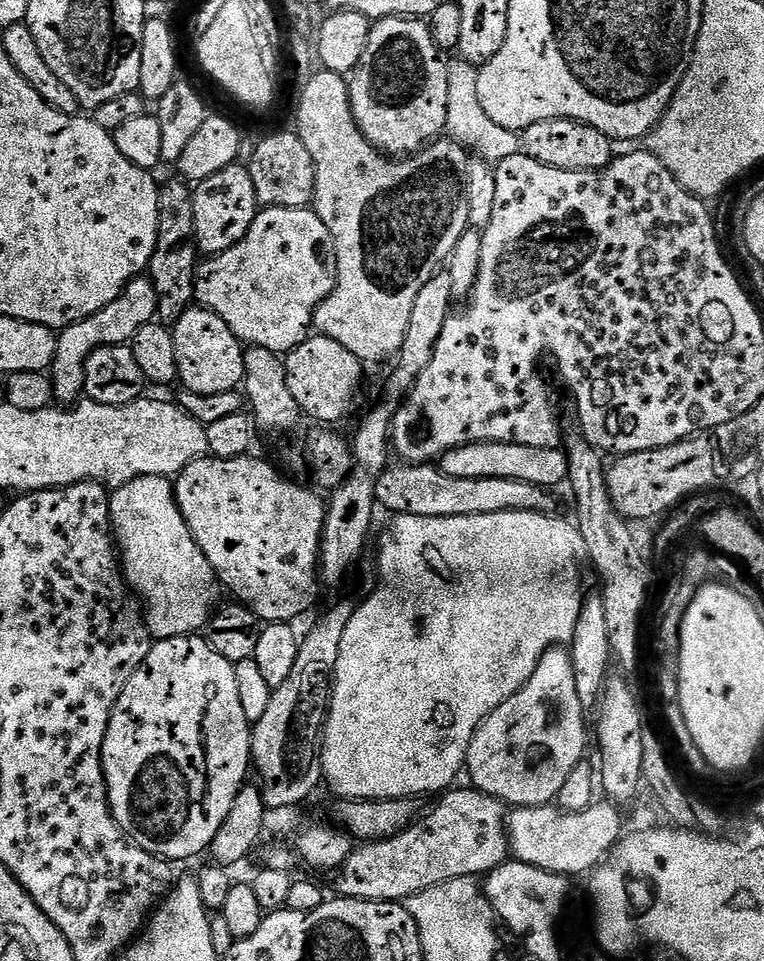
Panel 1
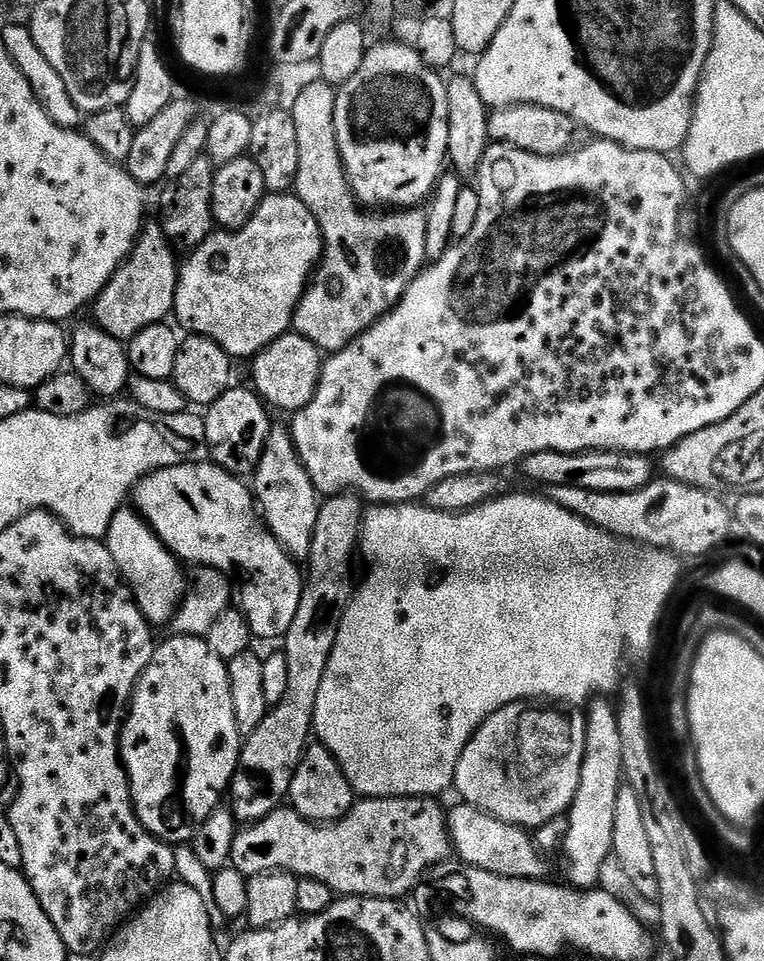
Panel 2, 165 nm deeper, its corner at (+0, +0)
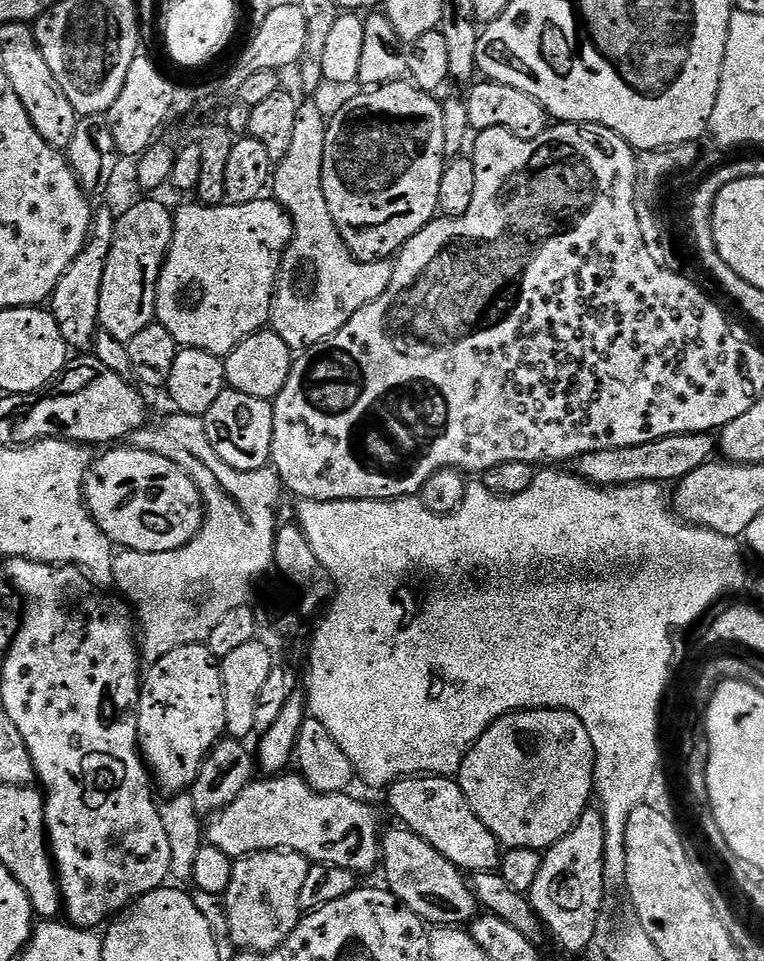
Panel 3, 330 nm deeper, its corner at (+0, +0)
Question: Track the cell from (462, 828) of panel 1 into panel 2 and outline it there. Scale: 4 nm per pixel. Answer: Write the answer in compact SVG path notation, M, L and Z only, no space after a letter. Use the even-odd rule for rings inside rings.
M370 796L357 799L341 820L331 824L313 824L291 806L281 806L266 814L266 818L237 831L231 867L249 878L277 870L291 872L297 878L314 878L326 882L340 898L373 896L379 900L400 900L415 889L429 868L445 863L453 855L448 812L440 803L431 796Z

